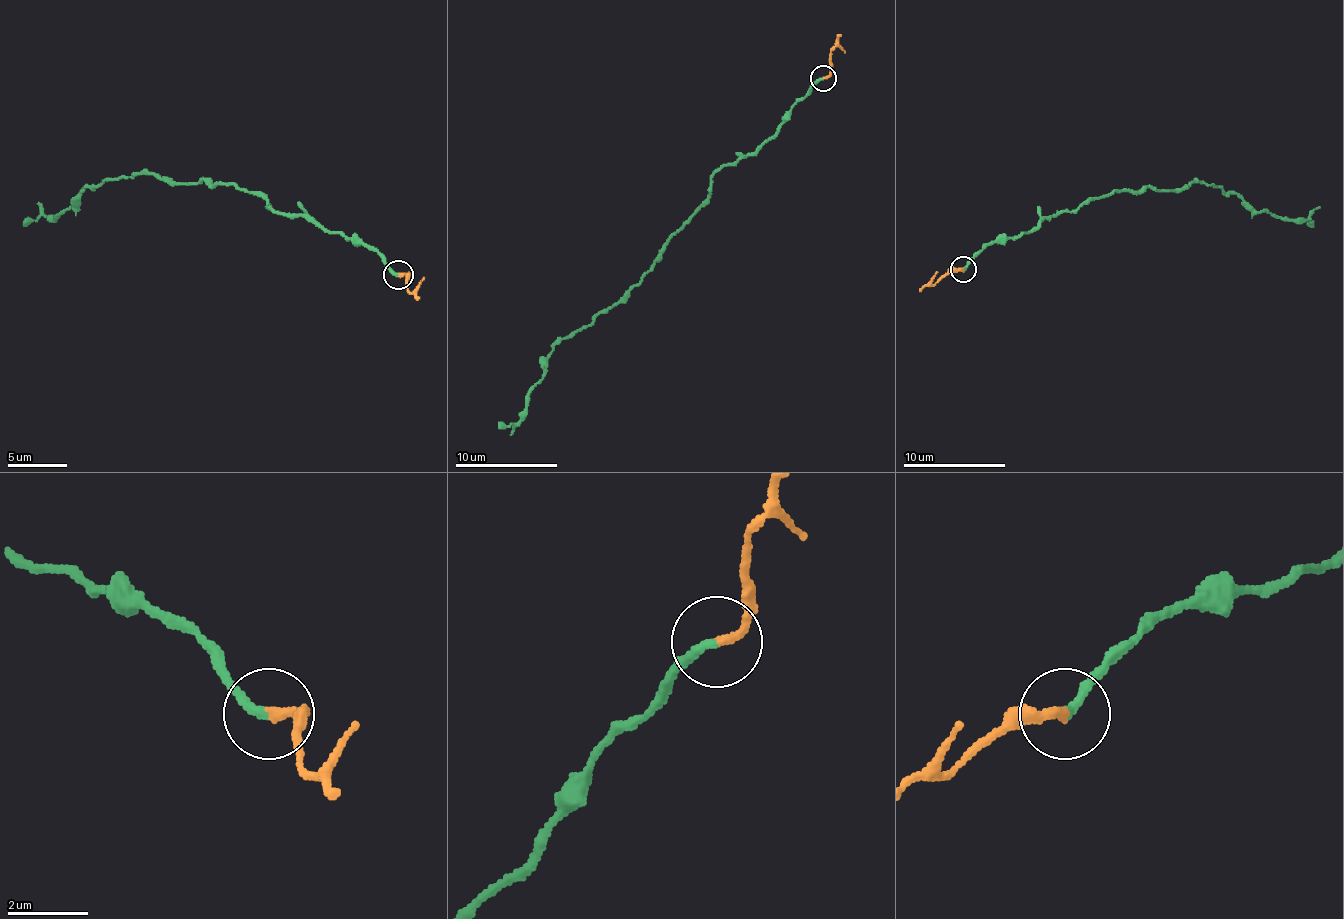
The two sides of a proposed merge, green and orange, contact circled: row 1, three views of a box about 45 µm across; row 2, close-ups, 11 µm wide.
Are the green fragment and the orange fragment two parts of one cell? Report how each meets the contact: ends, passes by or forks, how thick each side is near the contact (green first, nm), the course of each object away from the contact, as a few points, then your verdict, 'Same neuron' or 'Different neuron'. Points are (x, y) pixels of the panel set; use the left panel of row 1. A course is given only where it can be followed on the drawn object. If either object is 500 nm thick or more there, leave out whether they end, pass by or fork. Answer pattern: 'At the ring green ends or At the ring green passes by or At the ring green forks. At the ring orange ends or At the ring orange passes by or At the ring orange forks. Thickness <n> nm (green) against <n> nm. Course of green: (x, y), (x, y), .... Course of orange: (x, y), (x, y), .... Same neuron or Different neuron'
At the ring green ends. At the ring orange ends. Thickness 240 nm (green) against 240 nm. Course of green: (399, 274), (355, 238), (204, 179), (165, 182), (153, 173), (88, 185), (73, 209), (23, 226). Course of orange: (399, 274), (405, 277), (411, 292), (423, 277). Different neuron

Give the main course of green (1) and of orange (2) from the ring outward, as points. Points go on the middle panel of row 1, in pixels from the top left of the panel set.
1: (823, 79), (759, 145), (713, 174), (711, 194), (641, 281), (554, 345), (526, 412), (498, 427)
2: (823, 79), (829, 74), (829, 58), (834, 48), (844, 53)

